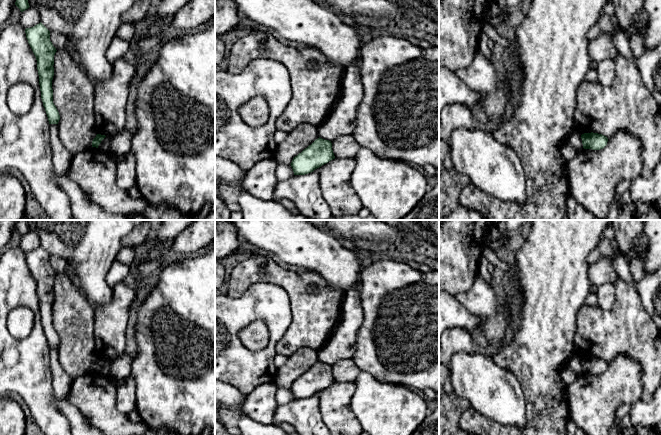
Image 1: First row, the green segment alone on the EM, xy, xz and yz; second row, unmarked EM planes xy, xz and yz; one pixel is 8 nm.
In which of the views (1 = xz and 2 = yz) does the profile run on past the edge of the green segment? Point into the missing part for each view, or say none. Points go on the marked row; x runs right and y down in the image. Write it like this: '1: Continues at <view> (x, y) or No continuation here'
1: No continuation here
2: No continuation here

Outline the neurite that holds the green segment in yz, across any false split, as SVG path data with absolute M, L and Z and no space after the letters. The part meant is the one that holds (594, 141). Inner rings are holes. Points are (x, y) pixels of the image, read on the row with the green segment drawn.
M584 133L581 135L584 149L600 150L603 149L608 142L608 138L598 133Z

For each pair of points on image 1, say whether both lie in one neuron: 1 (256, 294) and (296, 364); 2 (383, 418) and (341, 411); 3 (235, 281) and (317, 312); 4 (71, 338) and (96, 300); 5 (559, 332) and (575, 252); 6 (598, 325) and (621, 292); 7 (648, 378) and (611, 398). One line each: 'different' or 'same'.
1: different
2: different
3: same
4: different
5: same
6: same
7: different

